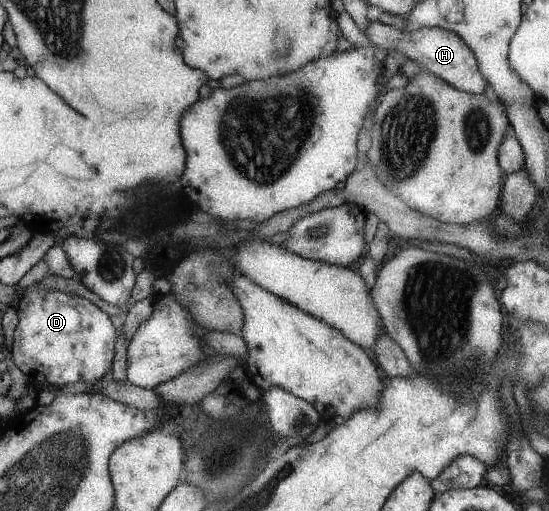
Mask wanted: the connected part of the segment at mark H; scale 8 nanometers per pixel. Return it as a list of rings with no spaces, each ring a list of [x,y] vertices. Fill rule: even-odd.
[[[369,21],[363,33],[368,38],[370,44],[374,44],[374,46],[381,49],[402,52],[402,54],[406,55],[406,58],[418,62],[428,73],[449,83],[456,90],[470,94],[482,94],[484,92],[486,79],[482,78],[482,74],[478,74],[476,55],[453,31],[432,27],[406,32],[384,25],[378,21]]]

